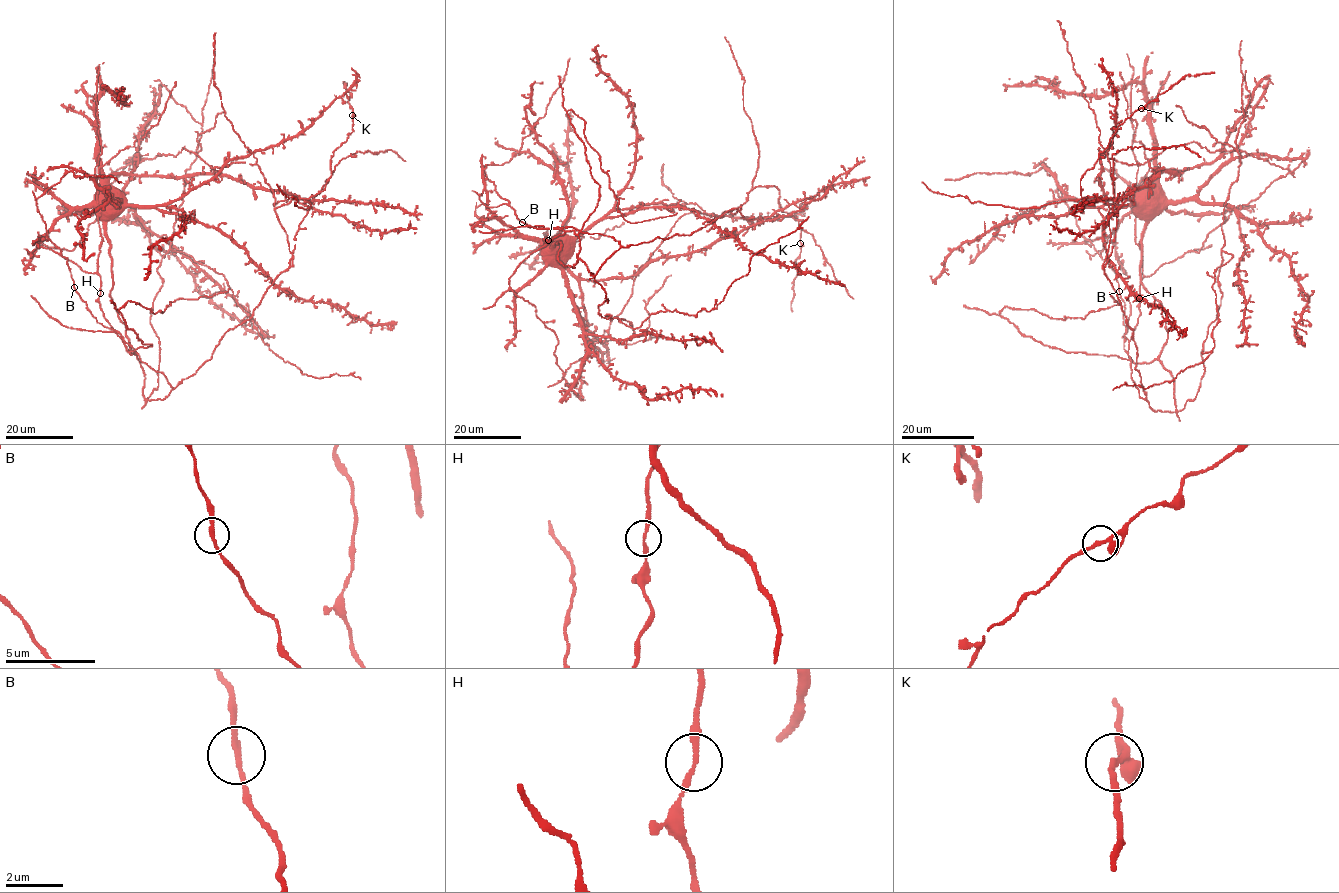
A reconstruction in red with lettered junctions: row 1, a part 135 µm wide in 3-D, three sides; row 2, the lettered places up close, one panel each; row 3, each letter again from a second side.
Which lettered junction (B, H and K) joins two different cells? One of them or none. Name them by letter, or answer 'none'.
none

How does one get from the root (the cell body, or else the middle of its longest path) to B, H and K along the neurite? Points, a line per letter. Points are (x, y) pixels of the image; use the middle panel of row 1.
B: (561, 238), (546, 237), (550, 237), (546, 244), (565, 232), (560, 227), (529, 227), (522, 222)
H: (561, 238), (546, 237), (550, 237), (548, 241)
K: (561, 238), (545, 243), (570, 230), (625, 247), (690, 235), (774, 185), (802, 222), (800, 242)

